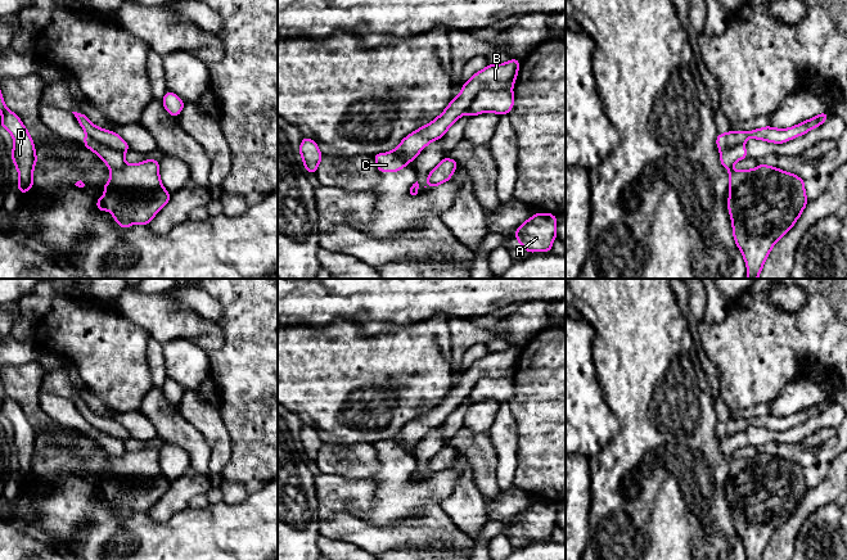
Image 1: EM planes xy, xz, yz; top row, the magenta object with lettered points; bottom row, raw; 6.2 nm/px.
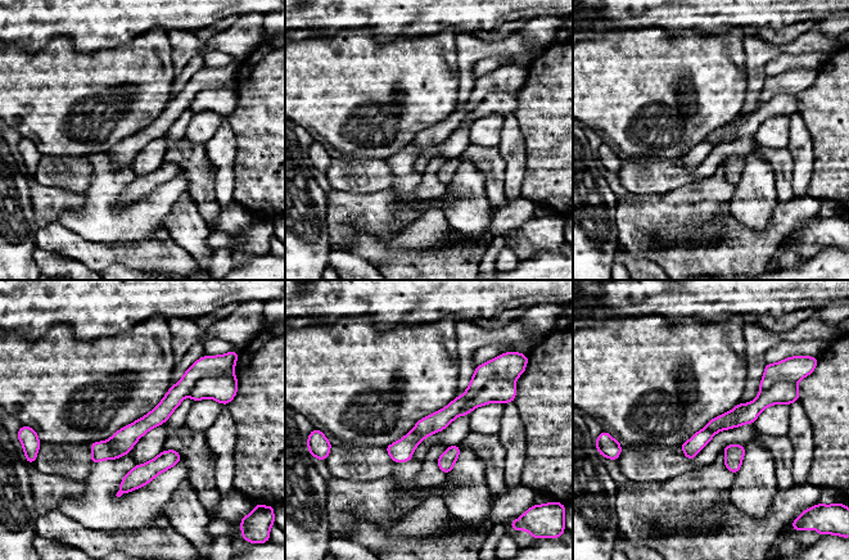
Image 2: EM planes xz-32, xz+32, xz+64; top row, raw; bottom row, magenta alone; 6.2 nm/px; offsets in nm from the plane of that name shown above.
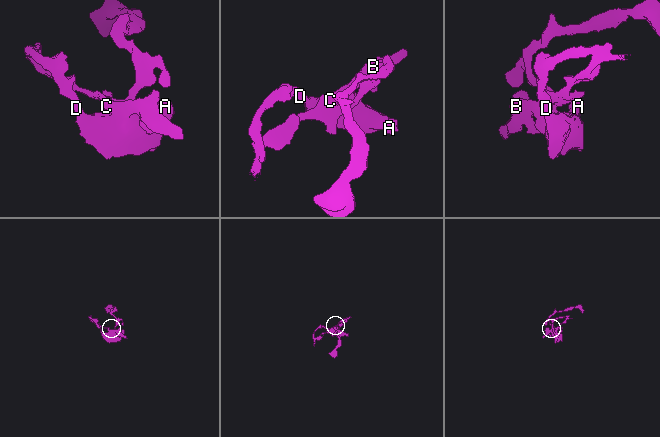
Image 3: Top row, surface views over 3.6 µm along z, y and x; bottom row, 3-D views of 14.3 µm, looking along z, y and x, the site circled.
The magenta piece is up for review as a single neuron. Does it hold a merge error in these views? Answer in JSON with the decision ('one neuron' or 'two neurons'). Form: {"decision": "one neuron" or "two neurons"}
{"decision": "two neurons"}

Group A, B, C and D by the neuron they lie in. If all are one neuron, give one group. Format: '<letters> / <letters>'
A B D / C

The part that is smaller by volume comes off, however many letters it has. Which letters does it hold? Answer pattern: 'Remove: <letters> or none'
Remove: C

